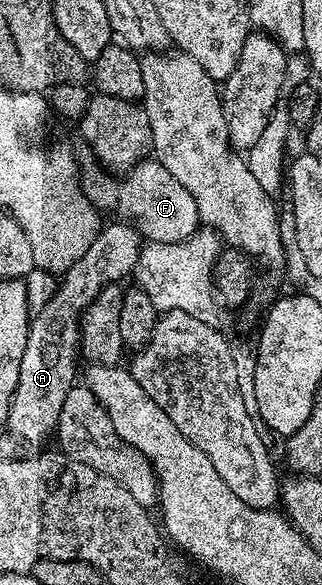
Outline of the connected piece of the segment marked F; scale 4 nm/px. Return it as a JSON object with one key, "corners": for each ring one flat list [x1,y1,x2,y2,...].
{"corners":[[142,160,120,176,106,172,100,165,92,164,80,171,79,181,87,200,97,211,105,210,117,220,130,223,142,239,159,244,186,242,199,230,195,200,191,194,156,160]]}

